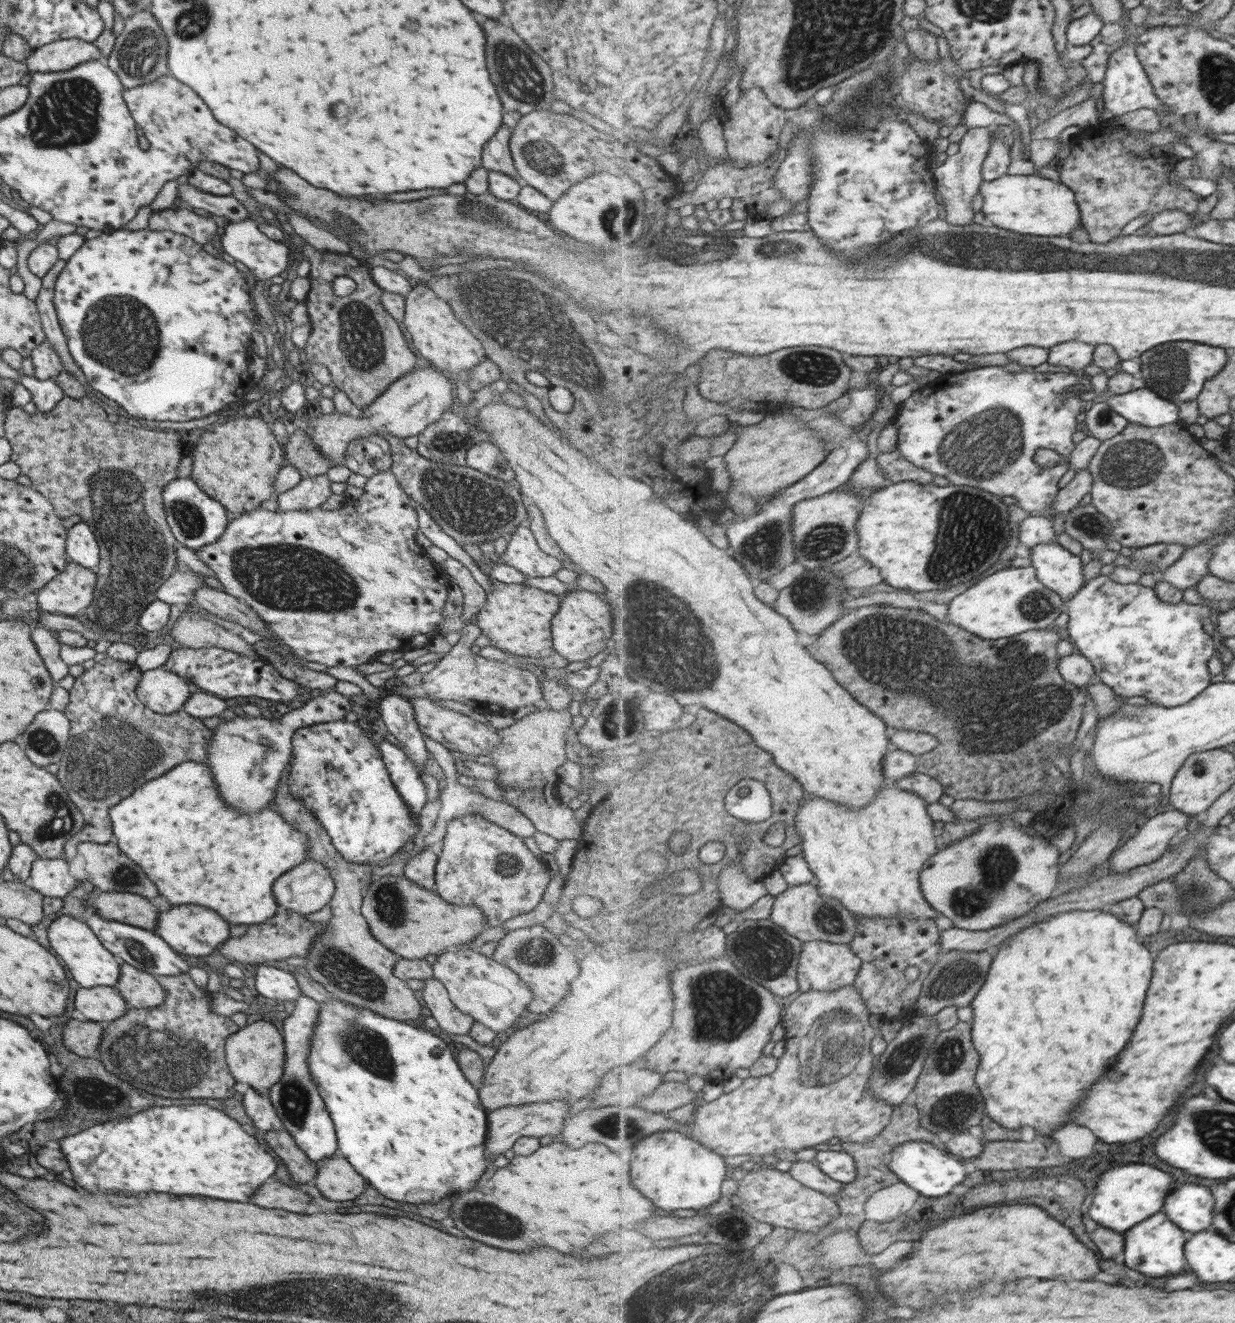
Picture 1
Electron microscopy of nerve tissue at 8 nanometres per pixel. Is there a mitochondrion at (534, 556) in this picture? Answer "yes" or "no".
no

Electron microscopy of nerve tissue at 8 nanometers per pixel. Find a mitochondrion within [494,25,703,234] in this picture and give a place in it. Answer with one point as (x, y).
(541, 158)

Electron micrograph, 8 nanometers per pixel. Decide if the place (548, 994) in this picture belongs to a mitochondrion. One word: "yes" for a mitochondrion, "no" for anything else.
no

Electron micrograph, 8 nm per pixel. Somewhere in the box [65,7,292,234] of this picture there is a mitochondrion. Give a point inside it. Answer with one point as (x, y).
(138, 56)

